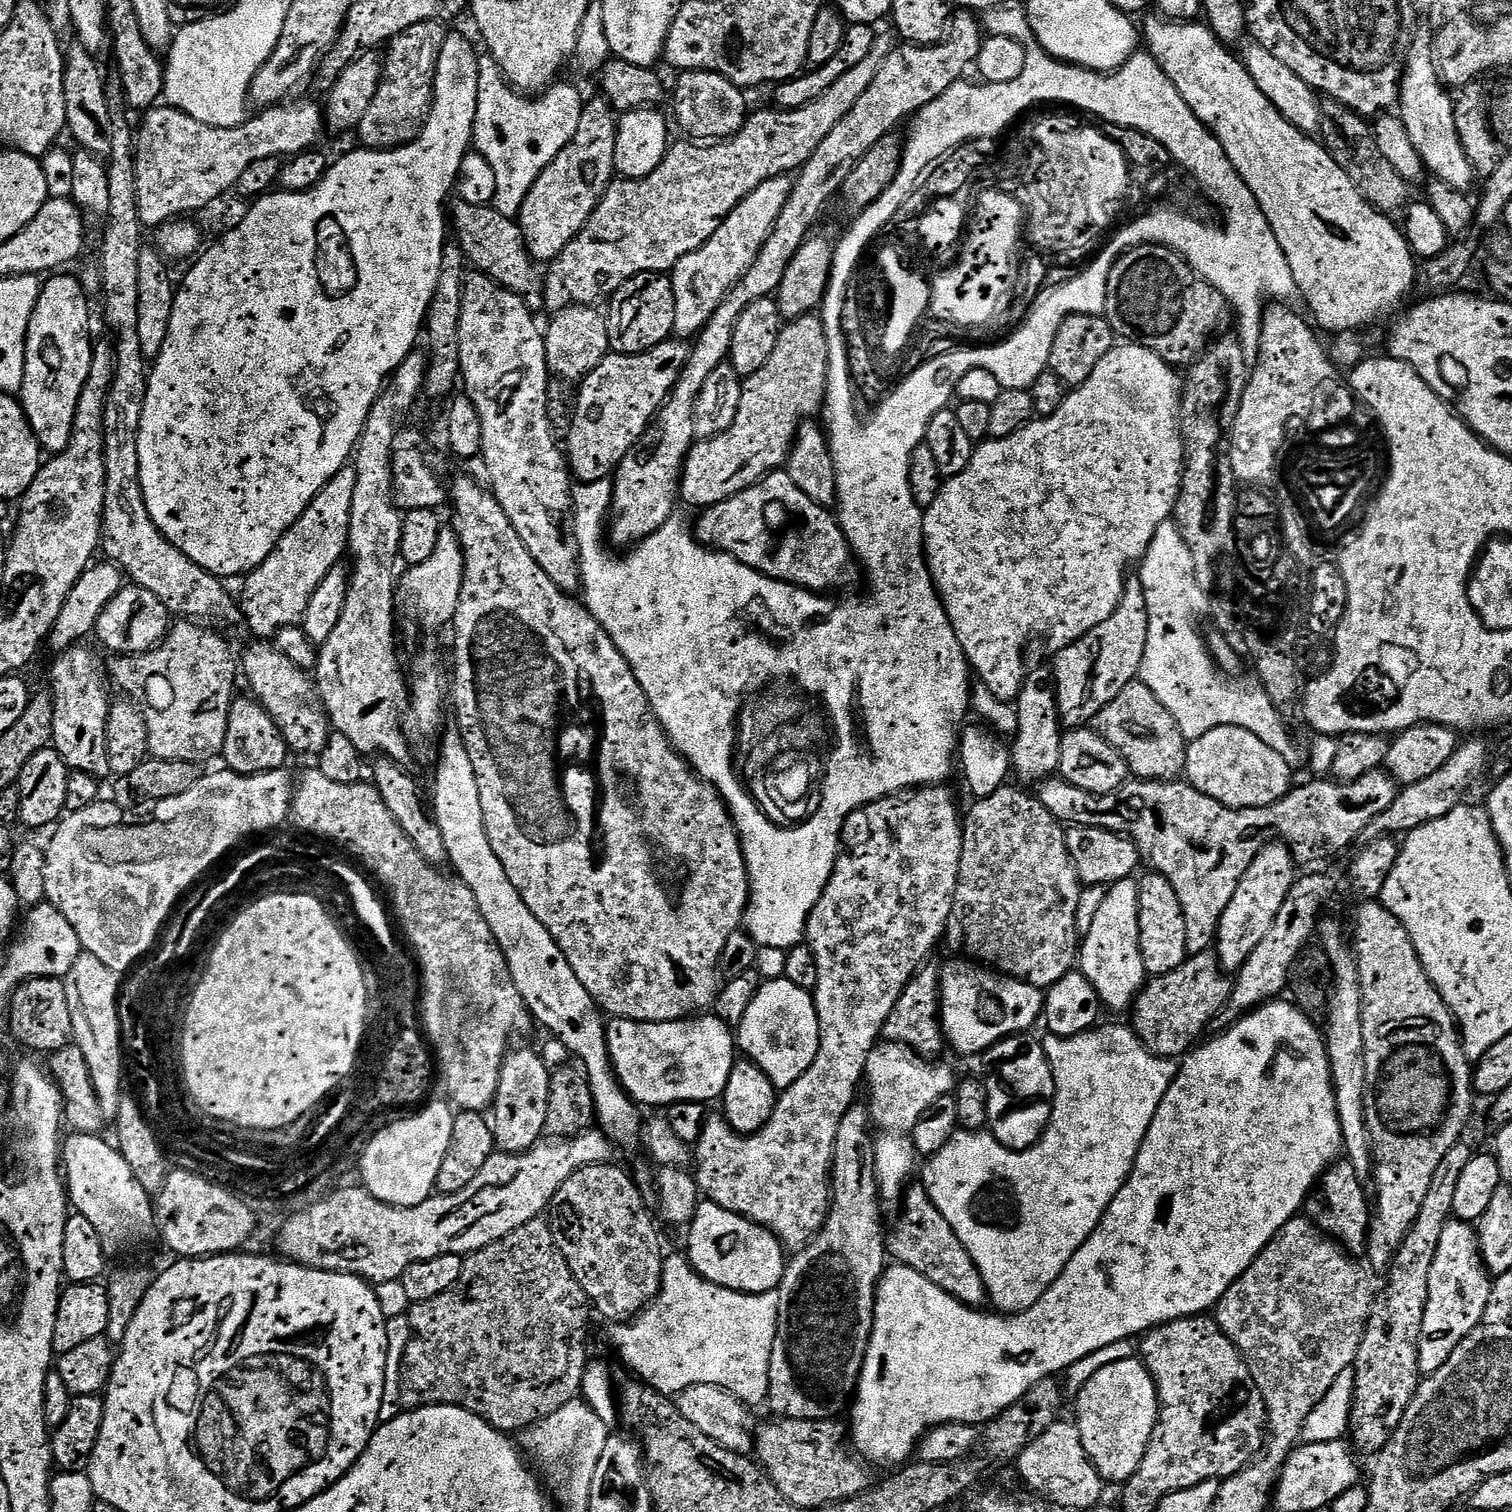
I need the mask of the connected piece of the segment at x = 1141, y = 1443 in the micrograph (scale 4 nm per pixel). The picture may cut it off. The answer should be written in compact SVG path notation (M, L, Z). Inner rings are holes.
M1133 1358L1102 1367L1079 1389L1078 1394L1080 1397L1076 1400L1074 1423L1080 1431L1082 1446L1101 1480L1109 1485L1123 1485L1138 1470L1148 1449L1152 1431L1156 1428L1156 1417L1160 1415L1160 1397L1156 1395L1156 1383L1152 1381L1143 1359Z

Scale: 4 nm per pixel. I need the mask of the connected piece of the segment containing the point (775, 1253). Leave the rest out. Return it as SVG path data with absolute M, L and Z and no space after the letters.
M701 1199L688 1230L686 1260L703 1280L735 1292L755 1294L779 1289L786 1249L767 1228L718 1206L713 1200Z

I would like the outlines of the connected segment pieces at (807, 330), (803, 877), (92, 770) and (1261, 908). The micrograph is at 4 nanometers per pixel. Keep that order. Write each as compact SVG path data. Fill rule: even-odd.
M807 314L789 319L780 329L780 337L774 346L774 354L753 376L743 381L736 417L722 434L709 436L693 443L684 457L684 468L680 474L678 496L695 510L703 510L757 484L767 472L775 472L787 461L801 424L821 411L825 392L826 369L826 324L819 315Z
M728 796L721 800L735 826L739 851L741 856L744 856L746 866L744 872L747 877L749 897L748 903L745 905L744 926L747 935L763 948L787 951L801 945L807 935L808 915L820 900L825 886L832 876L832 866L838 858L836 848L842 842L841 834L844 828L838 824L828 824L828 820L824 820L824 828L828 828L828 832L832 832L832 836L808 836L808 825L805 823L802 824L800 832L794 830L776 832L772 821L766 817L764 812L758 810L758 806L754 806L750 810L740 808L740 812L736 812L736 808L731 808L732 800L728 800Z
M73 646L59 653L50 670L50 682L52 684L52 693L50 699L52 702L52 720L51 720L51 743L53 749L62 756L63 765L73 768L75 771L85 772L92 777L102 778L111 775L109 770L109 760L107 754L106 726L108 722L108 713L110 711L110 701L104 690L103 677L99 676L96 670L96 664L92 661L90 653L84 649L84 646Z
M1268 842L1260 848L1259 854L1255 856L1246 874L1240 879L1234 897L1219 920L1214 936L1214 952L1223 971L1238 971L1267 934L1297 877L1298 871L1296 872L1294 866L1296 866L1295 857L1286 844Z

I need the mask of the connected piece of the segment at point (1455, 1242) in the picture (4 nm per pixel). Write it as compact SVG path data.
M1450 1222L1447 1223L1438 1238L1429 1270L1428 1301L1417 1342L1421 1377L1433 1376L1458 1345L1480 1325L1490 1302L1492 1286L1493 1281L1480 1259L1477 1229L1468 1222L1463 1228L1453 1228Z

